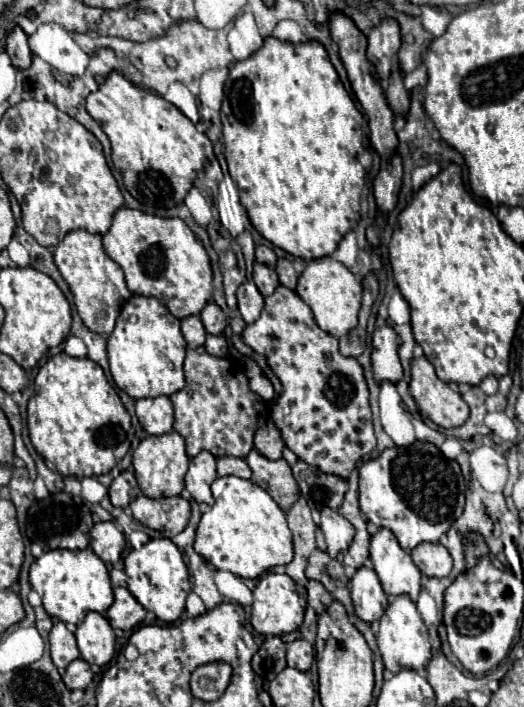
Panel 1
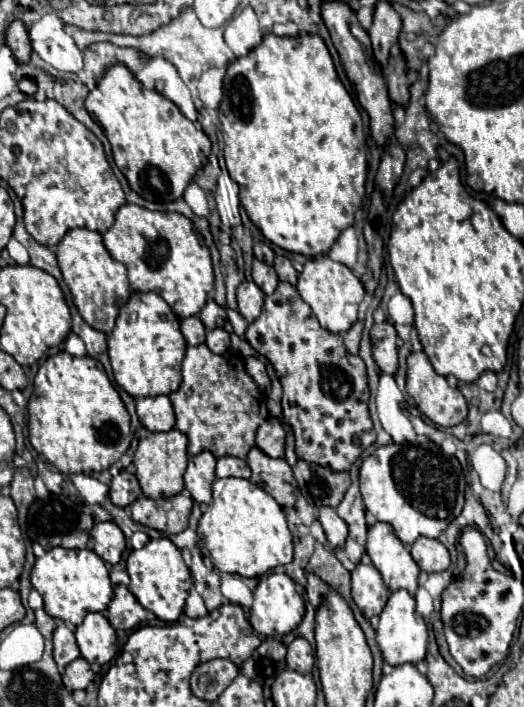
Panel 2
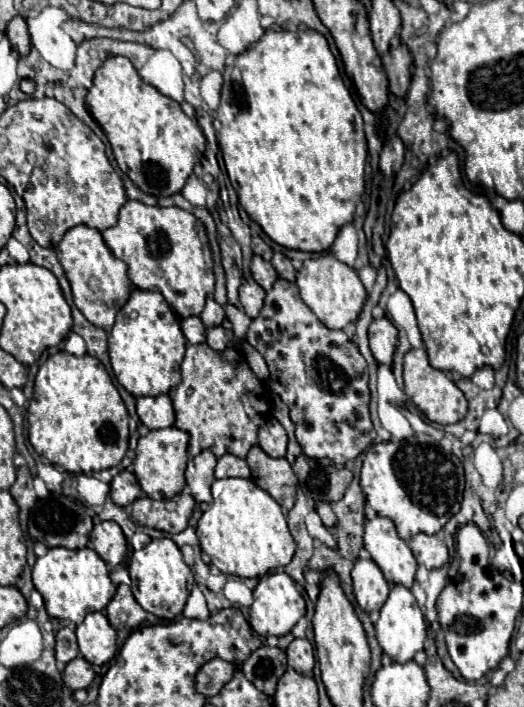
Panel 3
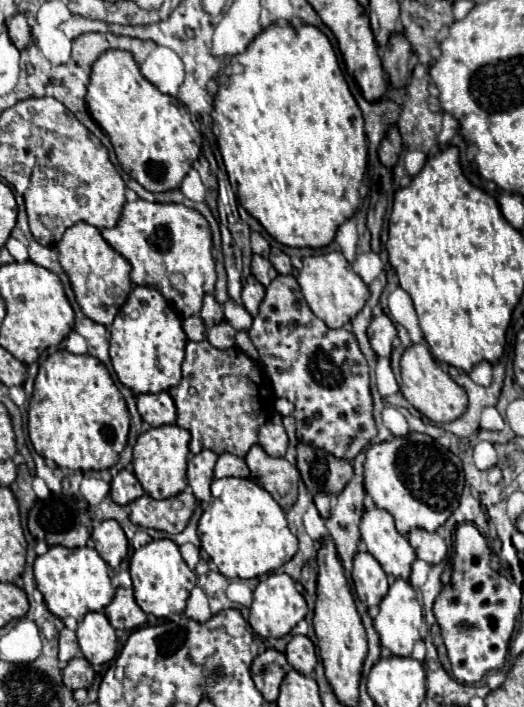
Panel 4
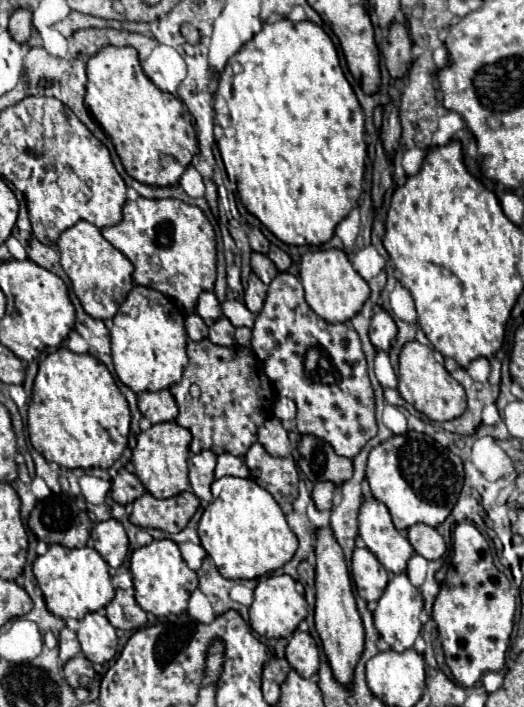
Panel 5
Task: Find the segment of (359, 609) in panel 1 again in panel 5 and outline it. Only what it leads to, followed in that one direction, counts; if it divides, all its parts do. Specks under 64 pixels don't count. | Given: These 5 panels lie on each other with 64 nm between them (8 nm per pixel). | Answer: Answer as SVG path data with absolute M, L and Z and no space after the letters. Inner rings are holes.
M356 548L352 556L352 580L360 598L376 602L388 584L388 572L368 548Z

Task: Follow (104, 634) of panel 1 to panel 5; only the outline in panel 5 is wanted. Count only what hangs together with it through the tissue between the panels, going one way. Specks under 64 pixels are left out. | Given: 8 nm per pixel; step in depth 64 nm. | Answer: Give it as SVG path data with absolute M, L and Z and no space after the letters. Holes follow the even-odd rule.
M90 612L80 620L78 642L90 662L104 664L116 656L116 628L108 622L104 612Z

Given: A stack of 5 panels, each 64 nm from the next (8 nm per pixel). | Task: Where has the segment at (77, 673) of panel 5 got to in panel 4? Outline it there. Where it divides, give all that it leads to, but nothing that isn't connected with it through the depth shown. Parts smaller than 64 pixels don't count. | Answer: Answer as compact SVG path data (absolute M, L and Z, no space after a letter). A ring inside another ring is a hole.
M76 656L68 662L68 666L62 670L62 680L68 688L88 688L94 680L94 668L84 660L82 656Z

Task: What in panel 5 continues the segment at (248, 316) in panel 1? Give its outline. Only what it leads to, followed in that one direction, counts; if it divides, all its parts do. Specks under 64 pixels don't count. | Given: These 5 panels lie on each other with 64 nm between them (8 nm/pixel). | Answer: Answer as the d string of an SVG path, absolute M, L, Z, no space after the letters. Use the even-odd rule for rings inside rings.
M250 274L248 288L244 290L244 304L252 314L260 312L260 308L264 304L264 298L266 298L266 290L268 290L268 286L262 284L262 280L256 274Z

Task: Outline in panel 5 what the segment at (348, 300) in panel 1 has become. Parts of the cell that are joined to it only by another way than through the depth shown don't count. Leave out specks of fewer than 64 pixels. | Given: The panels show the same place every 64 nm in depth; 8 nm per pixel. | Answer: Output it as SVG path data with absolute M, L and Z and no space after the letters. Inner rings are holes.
M334 248L320 252L306 252L300 262L300 280L306 292L308 306L328 324L348 322L352 316L356 316L356 312L360 312L360 308L370 296L366 280L352 268L346 254Z

